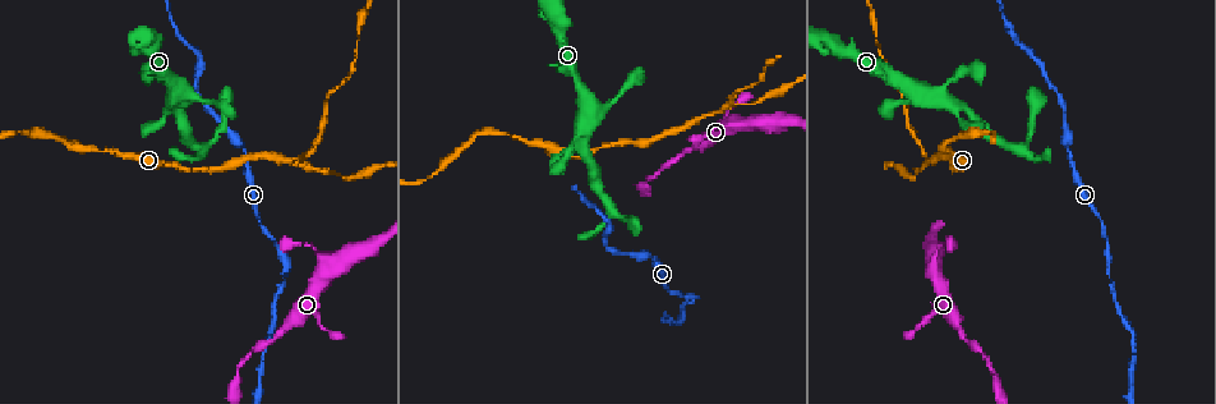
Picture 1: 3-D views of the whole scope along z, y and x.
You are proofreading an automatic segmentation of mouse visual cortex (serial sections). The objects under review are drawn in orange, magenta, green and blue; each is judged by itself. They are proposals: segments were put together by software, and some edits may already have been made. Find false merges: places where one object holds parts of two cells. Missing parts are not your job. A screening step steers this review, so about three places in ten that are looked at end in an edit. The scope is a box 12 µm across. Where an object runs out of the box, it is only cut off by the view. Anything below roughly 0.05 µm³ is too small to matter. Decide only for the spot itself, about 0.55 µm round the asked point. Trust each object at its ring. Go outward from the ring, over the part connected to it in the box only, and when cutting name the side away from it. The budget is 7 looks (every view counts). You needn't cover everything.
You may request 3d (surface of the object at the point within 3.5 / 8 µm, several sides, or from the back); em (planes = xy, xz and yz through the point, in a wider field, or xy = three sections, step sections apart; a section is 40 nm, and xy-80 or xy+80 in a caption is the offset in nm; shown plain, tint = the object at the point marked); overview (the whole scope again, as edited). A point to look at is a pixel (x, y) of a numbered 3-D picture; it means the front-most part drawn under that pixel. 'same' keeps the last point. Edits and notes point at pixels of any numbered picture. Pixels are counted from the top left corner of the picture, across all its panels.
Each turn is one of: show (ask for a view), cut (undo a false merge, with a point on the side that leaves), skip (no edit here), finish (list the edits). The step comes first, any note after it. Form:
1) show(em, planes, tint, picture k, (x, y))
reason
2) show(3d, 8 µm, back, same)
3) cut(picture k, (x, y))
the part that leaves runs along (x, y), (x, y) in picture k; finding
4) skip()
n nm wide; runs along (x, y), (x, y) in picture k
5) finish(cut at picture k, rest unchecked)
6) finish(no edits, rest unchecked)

show(3d, 3.5 µm, picture 1, (292, 163))

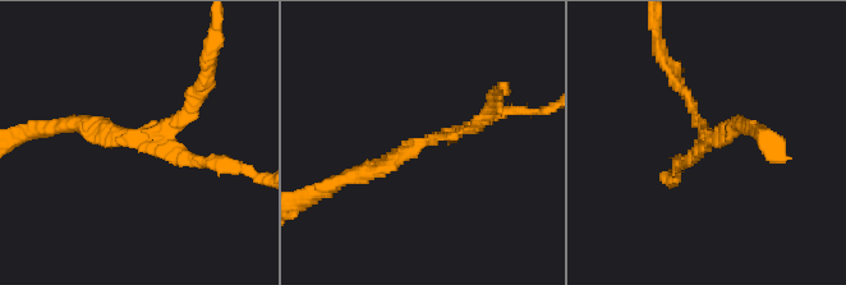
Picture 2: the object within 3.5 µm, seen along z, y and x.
show(em, xy, step 3, tint, picture 2, (145, 143))

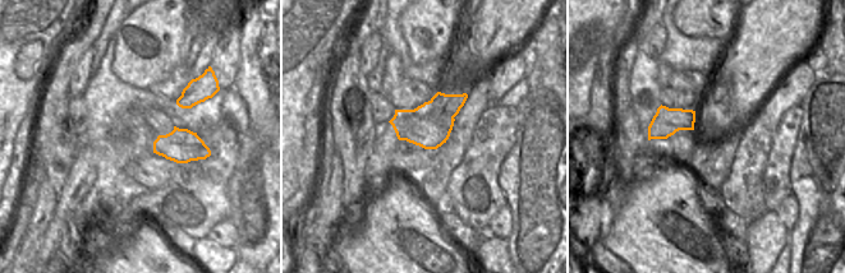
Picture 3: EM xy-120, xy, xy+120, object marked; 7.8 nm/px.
cut(picture 2, (686, 95))
3 arms; arms of 150, 150, 200 nm; border along (412, 110), (416, 115), (454, 116) in picture 3; a second cell is stuck on

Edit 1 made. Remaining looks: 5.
show(3d, 3.5 µm, picture 1, (176, 84))
small branch off a trunk

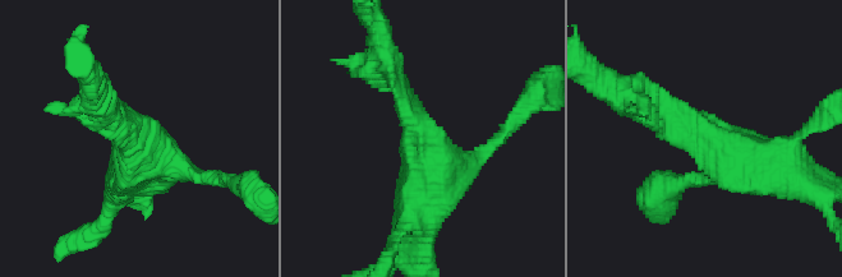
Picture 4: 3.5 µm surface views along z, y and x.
show(em, planes, tint, picture 4, (704, 132))
3 arms; arms of 200, 250, 600 nm

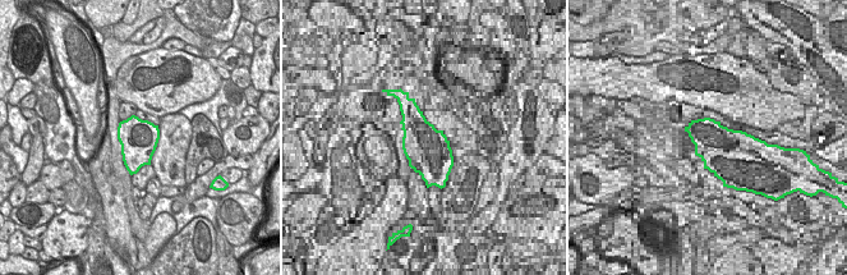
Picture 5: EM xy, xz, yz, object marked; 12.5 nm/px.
skip()
runs along (657, 119), (801, 178) in picture 4; continuous, no second cell

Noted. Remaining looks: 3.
show(3d, 3.5 µm, picture 1, (205, 149))
branch point

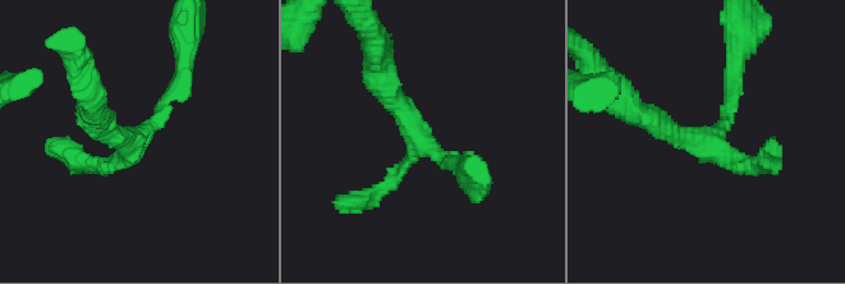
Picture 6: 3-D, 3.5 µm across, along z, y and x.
show(em, xy, step 1, tint, picture 6, (422, 144))

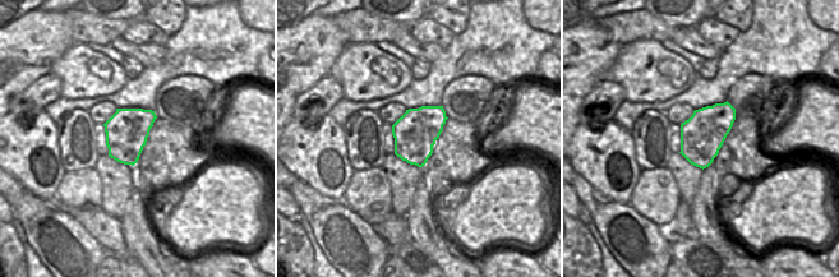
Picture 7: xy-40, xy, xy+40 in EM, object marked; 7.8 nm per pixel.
show(em, xy, step 5, tint, same)

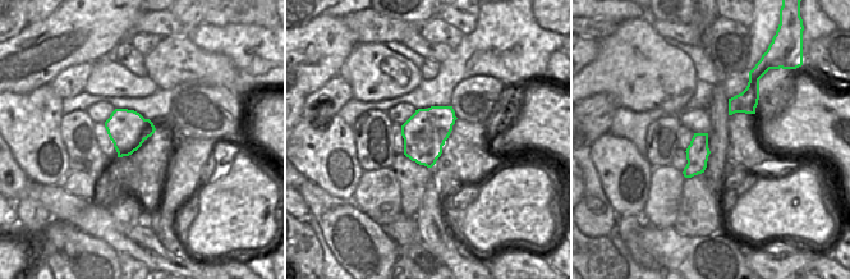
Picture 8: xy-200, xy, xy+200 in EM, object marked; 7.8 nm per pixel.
skip()
all the same cell

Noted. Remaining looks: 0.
finish(cut at picture 2, rest unchecked)

